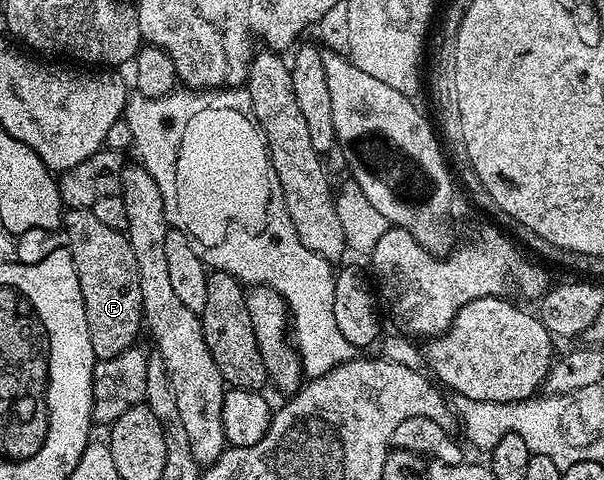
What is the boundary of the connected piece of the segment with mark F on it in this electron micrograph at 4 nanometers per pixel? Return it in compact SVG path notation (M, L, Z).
M67 209L64 214L64 230L66 226L66 242L65 245L72 256L72 264L76 268L76 280L80 280L80 296L84 296L84 316L88 316L88 340L92 340L92 352L95 359L101 360L111 358L112 356L120 356L120 352L131 349L135 345L134 342L138 338L138 333L143 333L144 319L142 317L142 297L140 296L140 272L136 268L136 252L132 252L132 244L126 239L125 233L116 228L108 228L98 219L93 209L88 210L71 210Z

